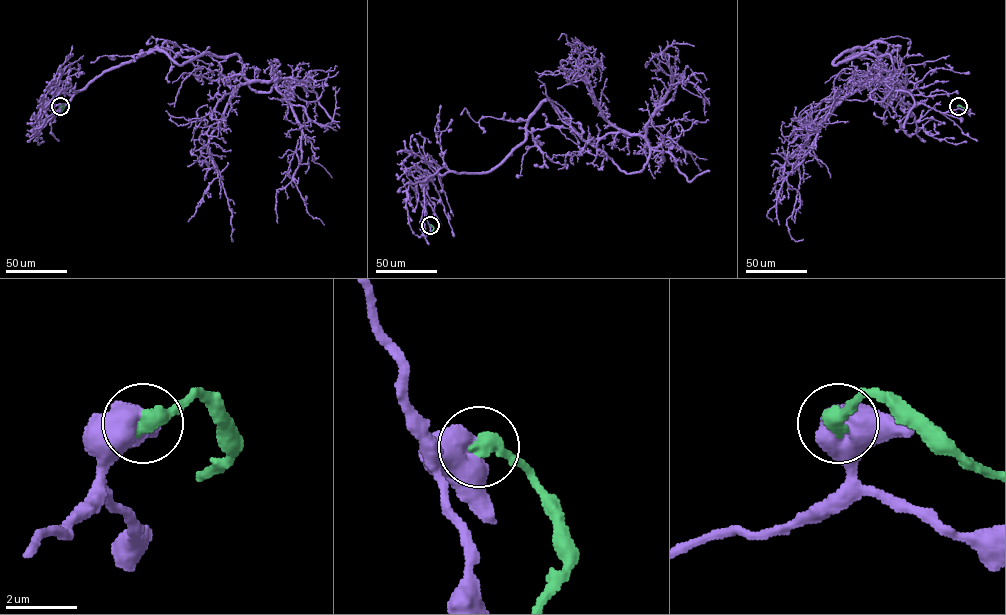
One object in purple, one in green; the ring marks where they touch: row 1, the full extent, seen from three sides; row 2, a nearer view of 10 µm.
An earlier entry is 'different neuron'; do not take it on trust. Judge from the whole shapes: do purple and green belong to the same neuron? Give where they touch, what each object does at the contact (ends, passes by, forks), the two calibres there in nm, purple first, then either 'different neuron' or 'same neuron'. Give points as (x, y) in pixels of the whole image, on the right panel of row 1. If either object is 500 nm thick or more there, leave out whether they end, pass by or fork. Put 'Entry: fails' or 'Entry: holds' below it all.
at (958, 106); 1000 nm thick on the purple side, 480 nm on the other; different neuron
Entry: holds

